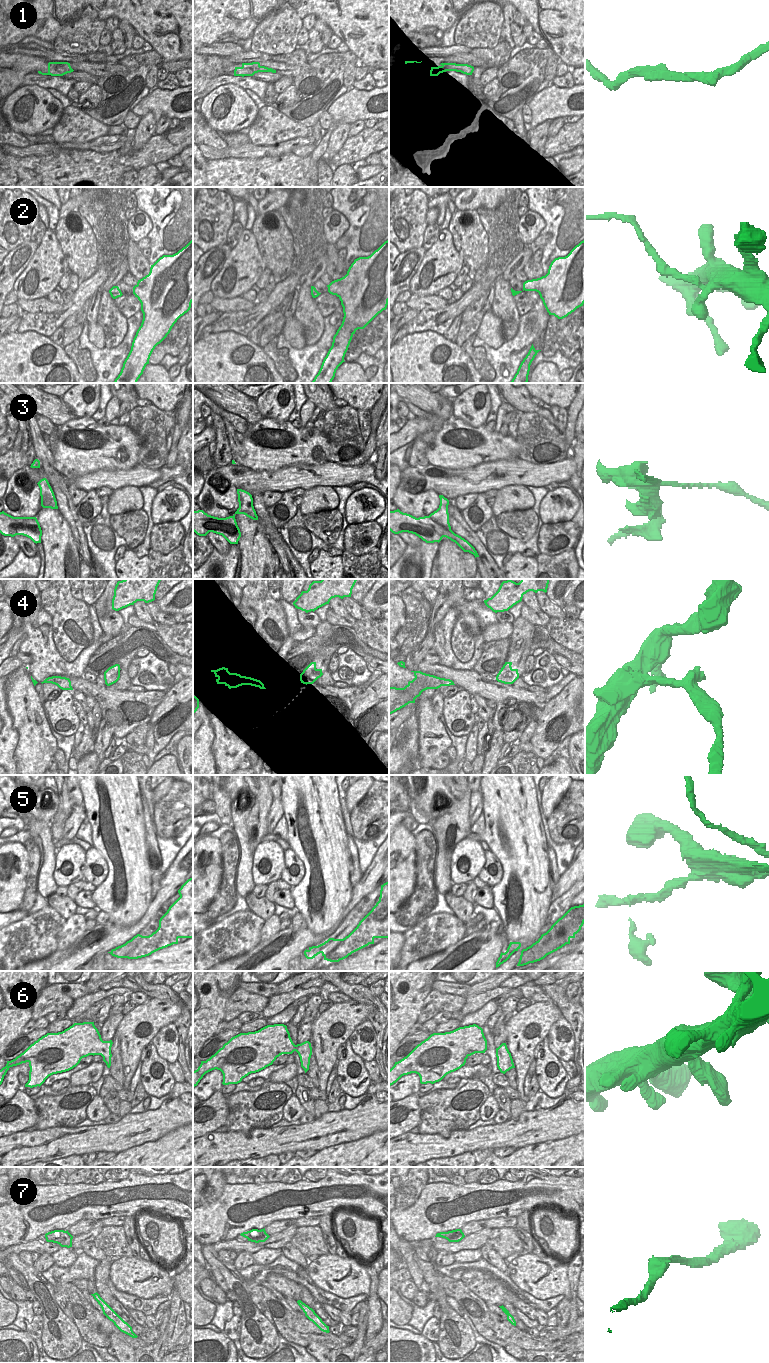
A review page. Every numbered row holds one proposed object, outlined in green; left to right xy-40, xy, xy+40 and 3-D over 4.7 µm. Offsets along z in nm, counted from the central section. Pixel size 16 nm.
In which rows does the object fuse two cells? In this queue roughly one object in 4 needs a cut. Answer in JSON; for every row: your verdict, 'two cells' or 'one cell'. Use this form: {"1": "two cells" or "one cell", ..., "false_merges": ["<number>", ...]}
{"1": "one cell", "2": "two cells", "3": "two cells", "4": "two cells", "5": "two cells", "6": "one cell", "7": "one cell", "false_merges": ["2", "3", "4", "5"]}

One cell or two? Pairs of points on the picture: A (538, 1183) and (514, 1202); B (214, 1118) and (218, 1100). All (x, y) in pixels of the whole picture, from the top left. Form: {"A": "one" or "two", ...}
{"A": "one", "B": "one"}

